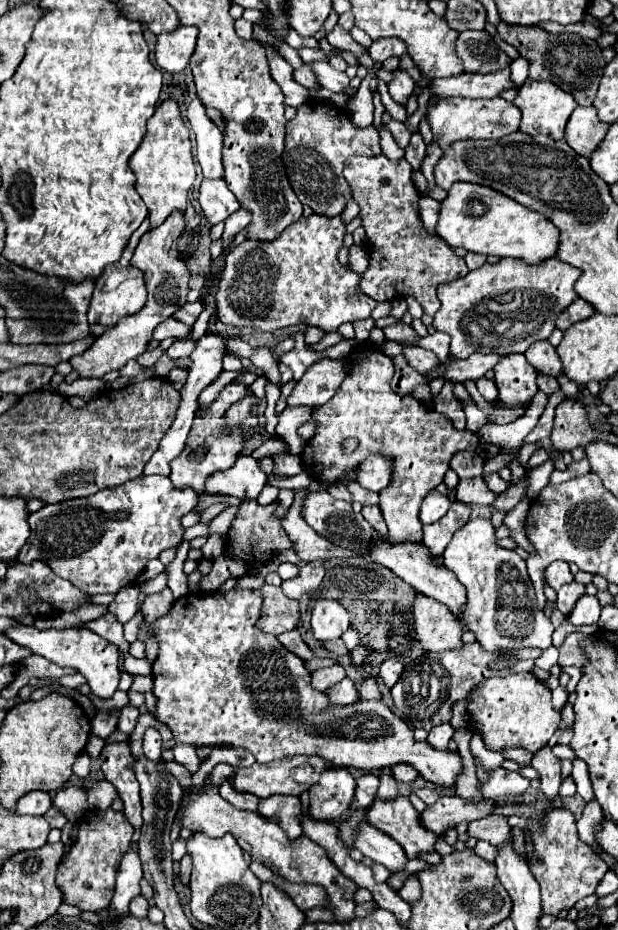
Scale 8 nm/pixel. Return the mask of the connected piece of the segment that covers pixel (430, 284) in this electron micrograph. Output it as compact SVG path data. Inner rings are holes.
M377 155L351 157L345 161L343 177L351 187L353 199L361 207L359 215L369 249L369 267L361 275L359 289L377 303L411 295L427 315L435 315L439 309L437 285L463 277L467 273L467 265L443 239L423 229L417 215L419 193L411 175L413 167L405 159L389 161L385 155Z

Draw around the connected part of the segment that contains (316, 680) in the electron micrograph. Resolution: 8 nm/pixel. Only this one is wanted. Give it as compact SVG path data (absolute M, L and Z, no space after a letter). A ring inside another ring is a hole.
M333 665L333 667L325 667L325 669L317 669L311 673L311 687L315 691L325 691L327 687L339 683L345 677L345 669L341 665Z

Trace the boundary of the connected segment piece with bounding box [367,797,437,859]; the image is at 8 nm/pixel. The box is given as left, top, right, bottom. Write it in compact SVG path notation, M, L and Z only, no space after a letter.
M375 797L367 807L367 823L391 835L405 849L409 859L415 859L421 851L431 851L437 839L435 833L425 831L425 827L419 823L419 813L413 809L407 797Z

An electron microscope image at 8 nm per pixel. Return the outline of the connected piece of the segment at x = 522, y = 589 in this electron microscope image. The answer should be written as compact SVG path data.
M479 517L465 523L453 535L443 559L443 565L451 569L467 589L467 605L463 605L461 621L487 651L501 653L519 647L551 647L553 625L537 607L525 561L515 551L497 547L495 527L487 519Z

